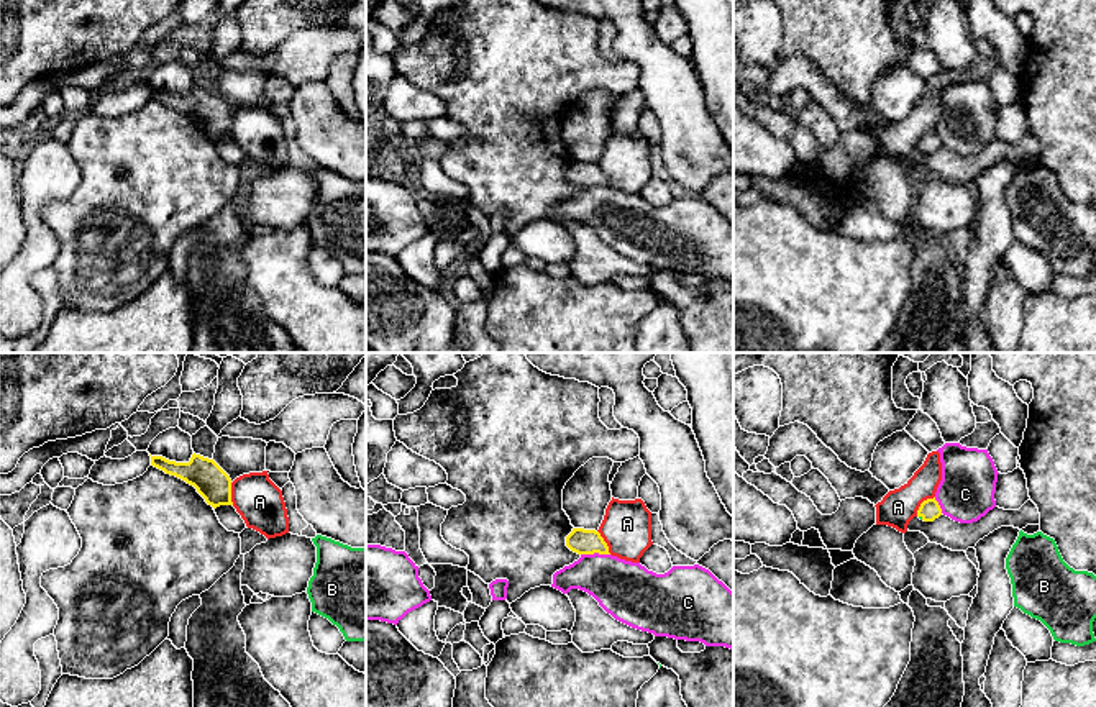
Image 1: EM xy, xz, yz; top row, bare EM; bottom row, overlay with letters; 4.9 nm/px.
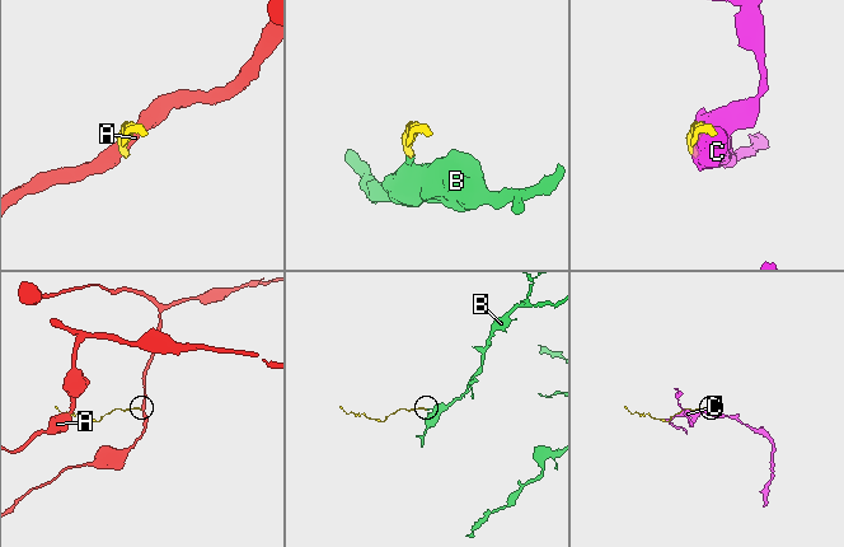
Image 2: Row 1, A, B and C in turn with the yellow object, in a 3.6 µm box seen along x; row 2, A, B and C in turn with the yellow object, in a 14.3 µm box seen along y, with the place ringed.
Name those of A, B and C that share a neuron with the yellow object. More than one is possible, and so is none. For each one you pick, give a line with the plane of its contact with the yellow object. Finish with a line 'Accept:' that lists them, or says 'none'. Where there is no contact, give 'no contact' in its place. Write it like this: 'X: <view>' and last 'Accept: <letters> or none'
B: yz
Accept: B

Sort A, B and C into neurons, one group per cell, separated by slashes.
A / B / C

